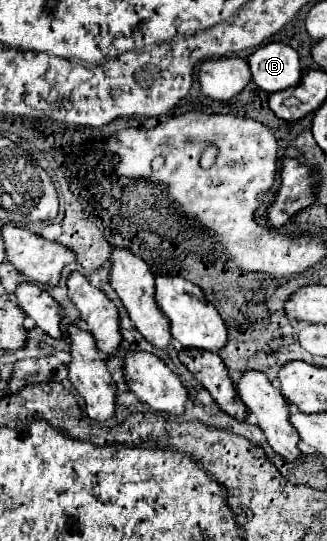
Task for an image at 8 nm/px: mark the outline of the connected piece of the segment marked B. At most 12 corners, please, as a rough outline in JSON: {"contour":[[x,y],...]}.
{"contour":[[283,42],[247,58],[251,80],[265,92],[299,84],[299,56]]}

